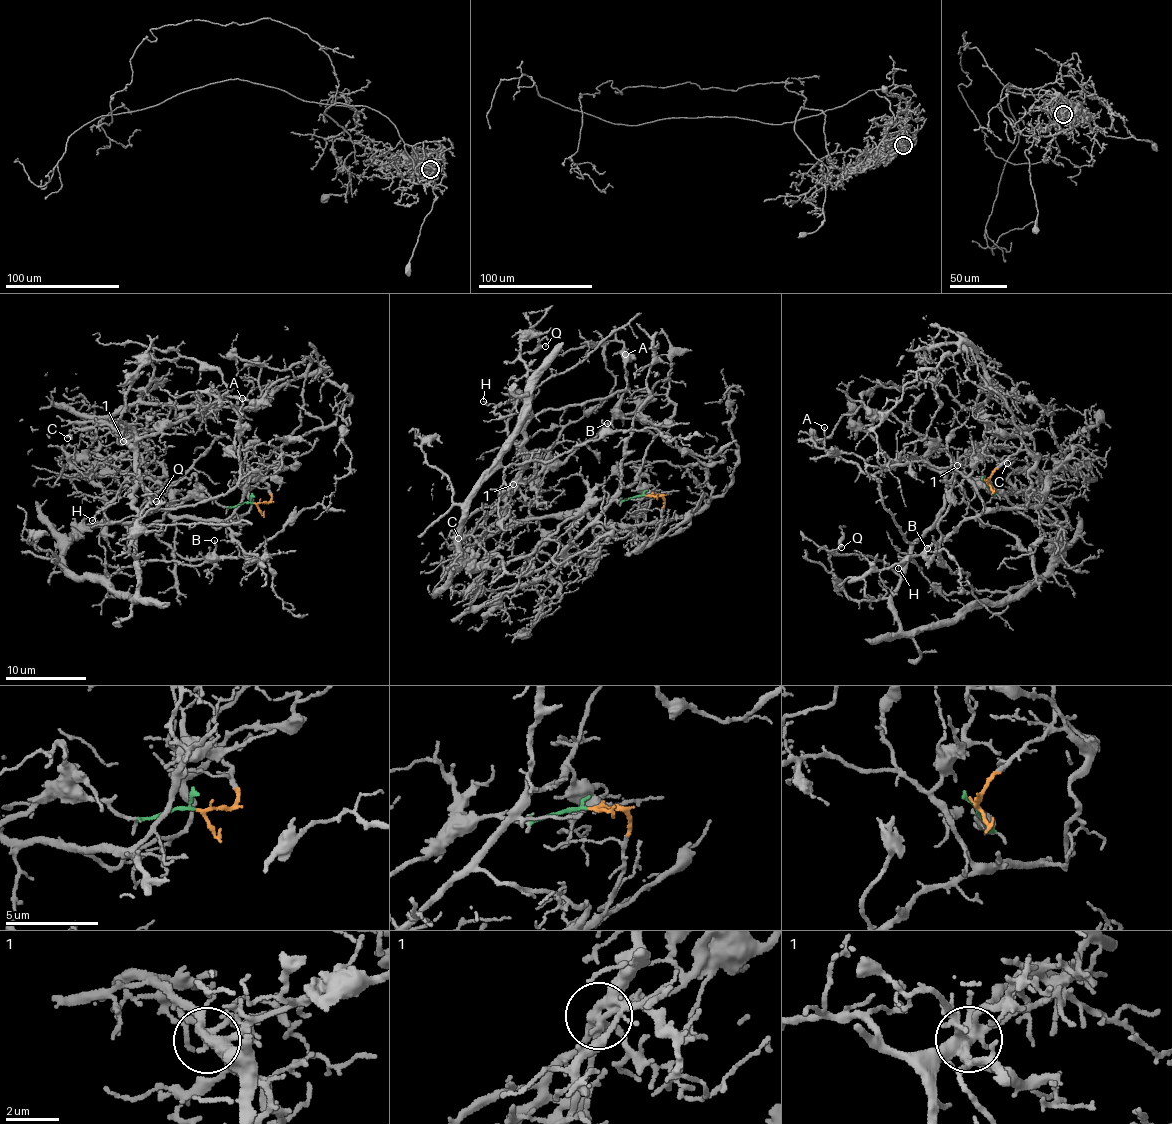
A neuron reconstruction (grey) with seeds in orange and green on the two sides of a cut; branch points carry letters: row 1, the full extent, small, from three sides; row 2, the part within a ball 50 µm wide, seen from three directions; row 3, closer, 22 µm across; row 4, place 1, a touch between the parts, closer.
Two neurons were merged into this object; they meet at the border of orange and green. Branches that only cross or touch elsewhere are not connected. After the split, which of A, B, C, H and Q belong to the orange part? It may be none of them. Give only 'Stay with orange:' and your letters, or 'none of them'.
Stay with orange: none of them

